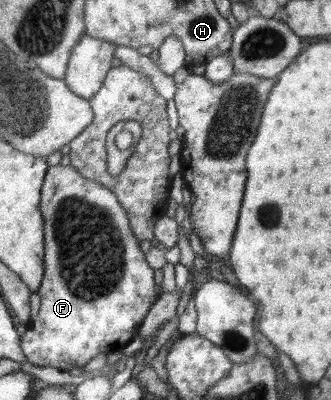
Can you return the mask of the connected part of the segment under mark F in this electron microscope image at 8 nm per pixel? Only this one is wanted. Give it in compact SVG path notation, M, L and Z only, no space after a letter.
M61 164L48 166L47 172L44 176L43 186L41 187L41 200L39 203L39 210L43 217L43 240L45 252L43 255L44 260L44 275L37 291L40 296L41 304L40 311L34 319L31 319L26 325L27 329L24 334L19 337L20 349L24 353L27 361L32 365L38 367L57 367L57 369L70 372L77 367L84 367L96 355L104 353L108 355L110 352L121 350L138 335L141 321L144 320L148 311L152 308L152 304L159 296L156 293L156 281L154 280L154 269L152 269L146 261L145 254L141 250L139 241L133 234L132 228L129 224L129 219L120 205L118 198L114 195L113 191L106 189L103 185L90 181L82 177L75 167L62 166Z

